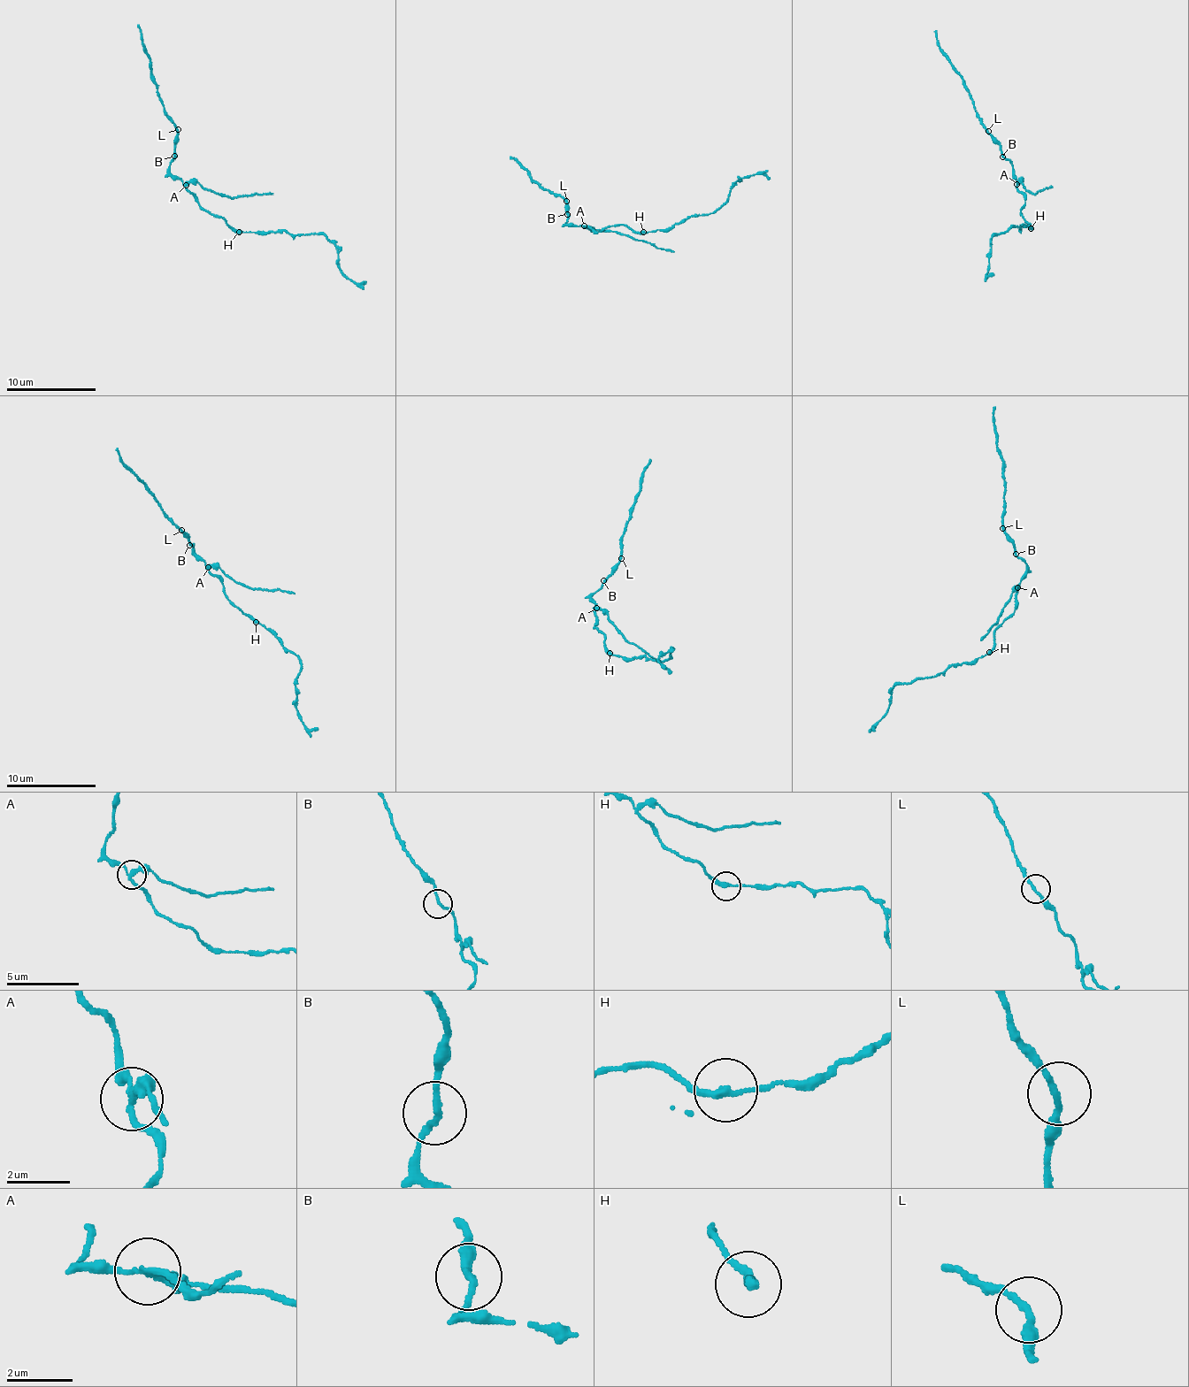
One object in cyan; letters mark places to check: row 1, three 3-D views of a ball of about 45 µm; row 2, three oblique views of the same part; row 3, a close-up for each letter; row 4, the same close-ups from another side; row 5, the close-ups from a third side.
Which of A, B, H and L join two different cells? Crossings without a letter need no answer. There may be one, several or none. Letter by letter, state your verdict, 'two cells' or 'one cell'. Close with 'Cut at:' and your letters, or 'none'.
A: two cells
B: one cell
H: two cells
L: one cell
Cut at: A, H

